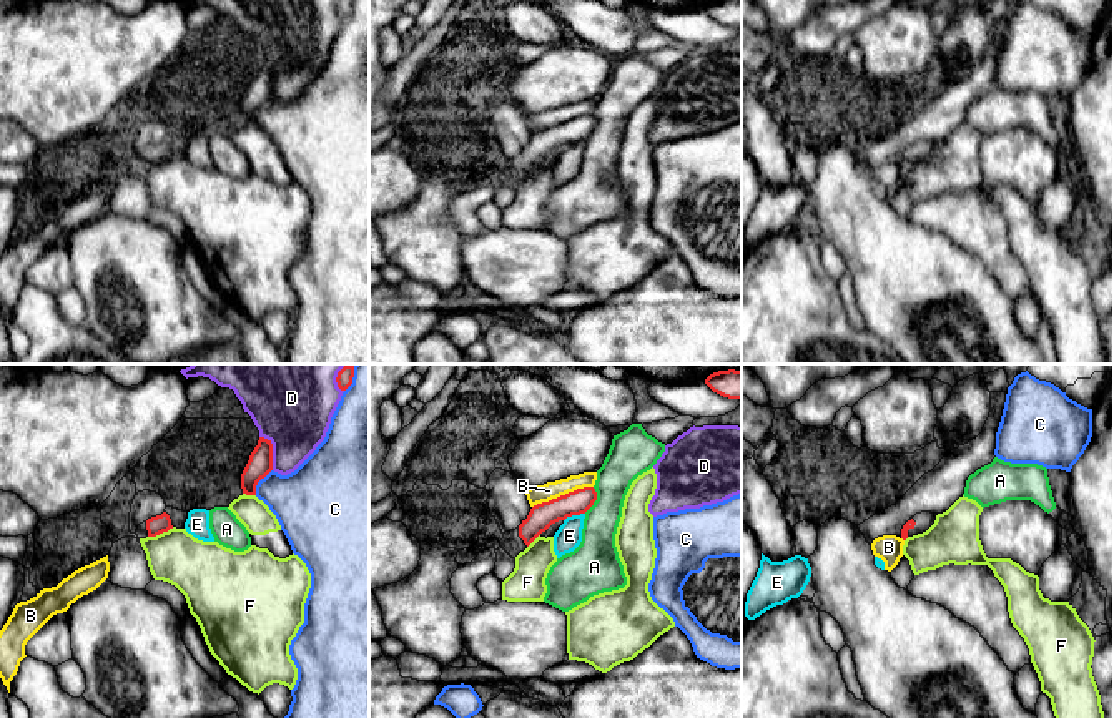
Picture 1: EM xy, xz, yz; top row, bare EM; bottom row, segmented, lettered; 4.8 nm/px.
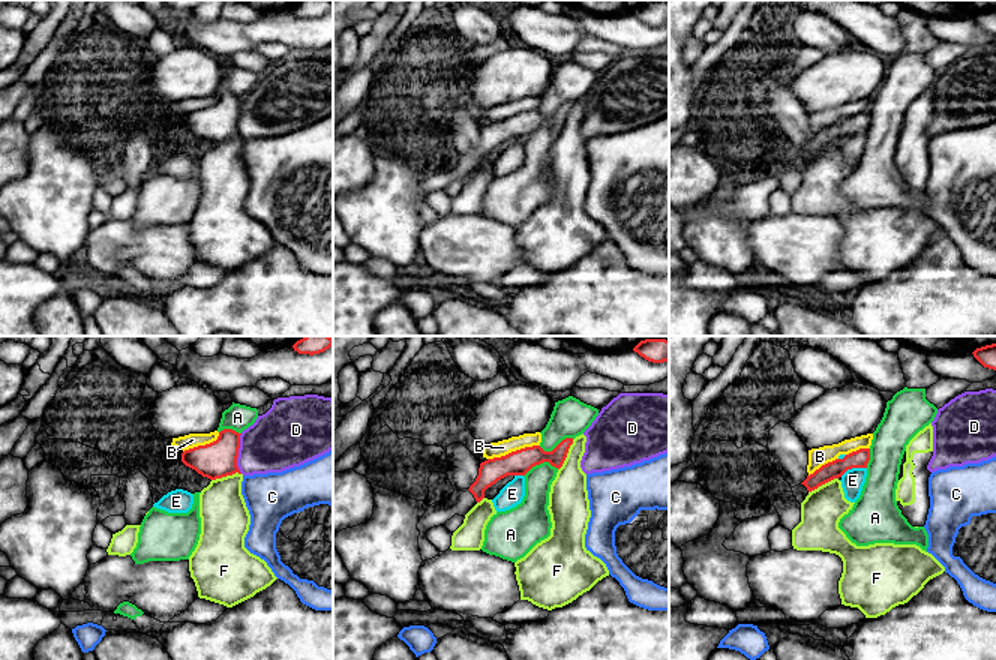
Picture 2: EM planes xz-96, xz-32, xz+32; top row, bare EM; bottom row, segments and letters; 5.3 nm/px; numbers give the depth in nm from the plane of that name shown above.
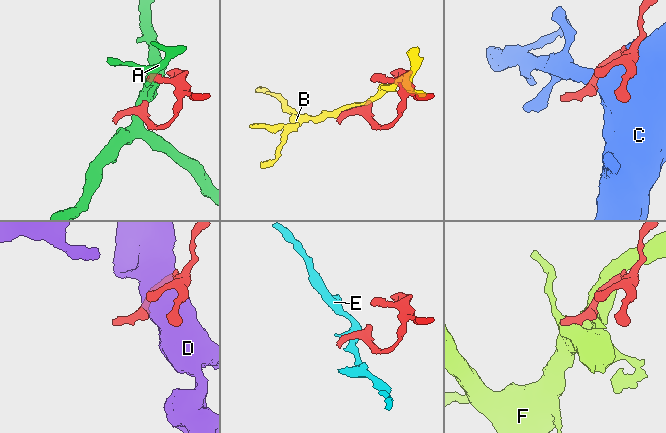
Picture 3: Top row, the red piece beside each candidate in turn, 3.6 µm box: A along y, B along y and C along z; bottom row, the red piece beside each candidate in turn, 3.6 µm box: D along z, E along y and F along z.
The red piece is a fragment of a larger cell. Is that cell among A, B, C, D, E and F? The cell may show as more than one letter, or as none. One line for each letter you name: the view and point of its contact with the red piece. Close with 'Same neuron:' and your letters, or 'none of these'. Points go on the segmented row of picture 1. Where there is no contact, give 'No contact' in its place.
Same neuron: none of these

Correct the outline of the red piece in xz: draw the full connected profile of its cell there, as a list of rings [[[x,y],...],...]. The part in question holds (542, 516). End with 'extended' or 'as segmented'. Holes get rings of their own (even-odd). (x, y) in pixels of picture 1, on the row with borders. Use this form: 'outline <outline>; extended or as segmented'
outline [[[594,487],[577,489],[549,502],[537,504],[530,509],[522,524],[504,534],[500,547],[515,558],[552,524],[572,515],[585,514],[597,500]]]; extended

